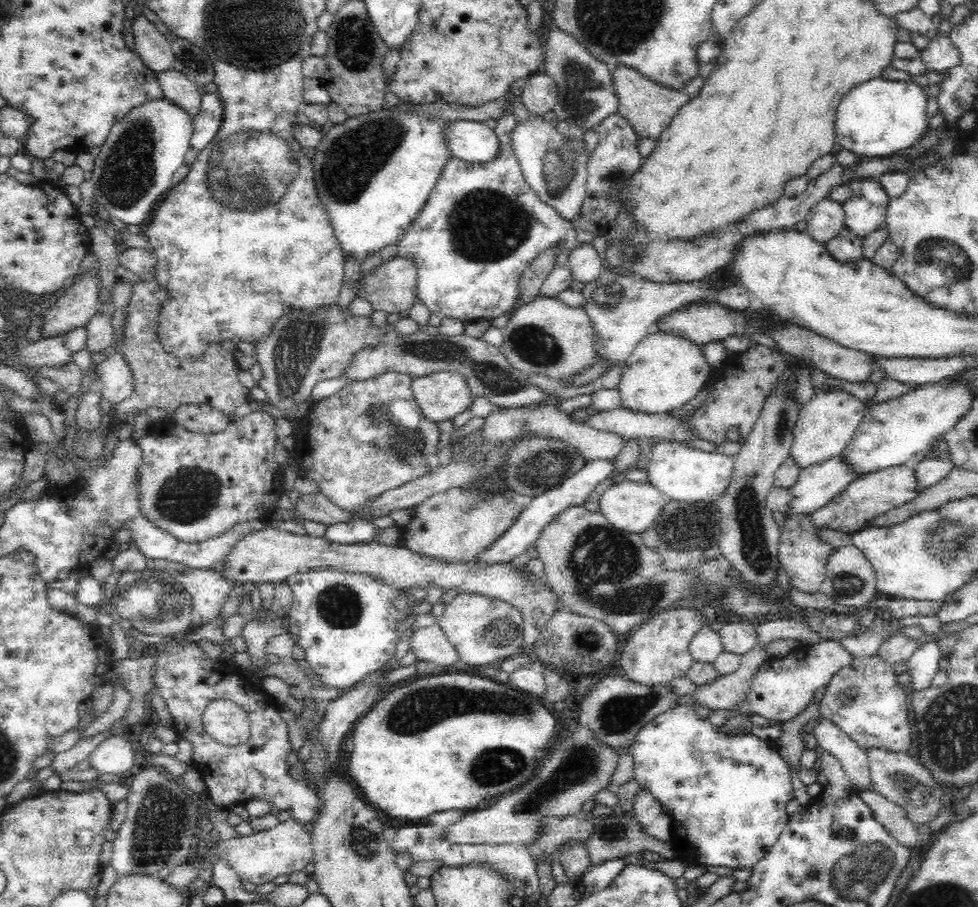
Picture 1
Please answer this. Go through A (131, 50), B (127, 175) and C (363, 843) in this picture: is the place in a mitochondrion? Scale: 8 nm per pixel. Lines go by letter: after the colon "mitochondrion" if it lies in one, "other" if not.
A: other
B: mitochondrion
C: mitochondrion

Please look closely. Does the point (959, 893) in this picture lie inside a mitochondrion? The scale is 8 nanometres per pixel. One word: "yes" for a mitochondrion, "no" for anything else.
yes

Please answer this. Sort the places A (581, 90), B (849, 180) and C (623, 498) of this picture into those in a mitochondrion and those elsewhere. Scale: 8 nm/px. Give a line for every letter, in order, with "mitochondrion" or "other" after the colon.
A: mitochondrion
B: other
C: other

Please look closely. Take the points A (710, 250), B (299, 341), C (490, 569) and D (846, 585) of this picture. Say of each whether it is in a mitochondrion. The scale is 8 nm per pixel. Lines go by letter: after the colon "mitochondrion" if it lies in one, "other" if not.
A: other
B: mitochondrion
C: other
D: mitochondrion

